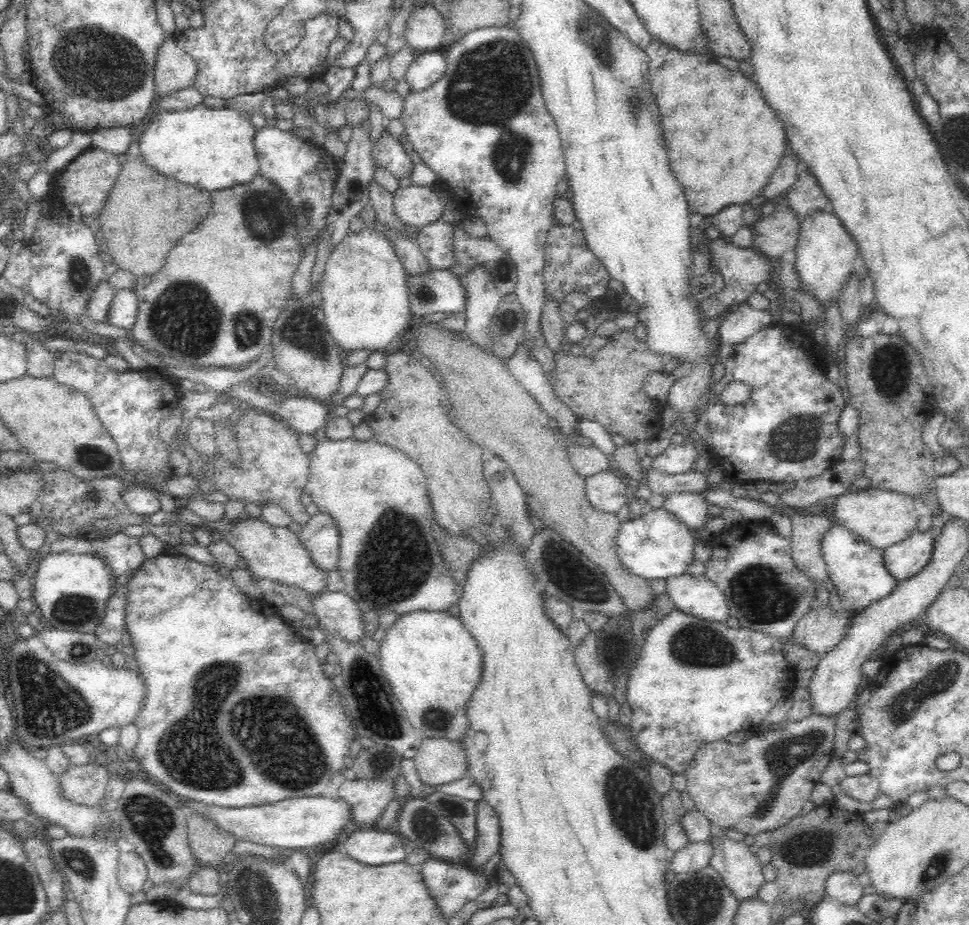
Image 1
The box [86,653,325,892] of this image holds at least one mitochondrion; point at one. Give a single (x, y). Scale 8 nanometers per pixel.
(152, 819)

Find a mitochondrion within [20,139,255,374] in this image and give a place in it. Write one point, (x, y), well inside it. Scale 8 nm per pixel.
(182, 321)

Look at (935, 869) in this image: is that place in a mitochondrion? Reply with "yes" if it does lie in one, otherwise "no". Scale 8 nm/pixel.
yes

